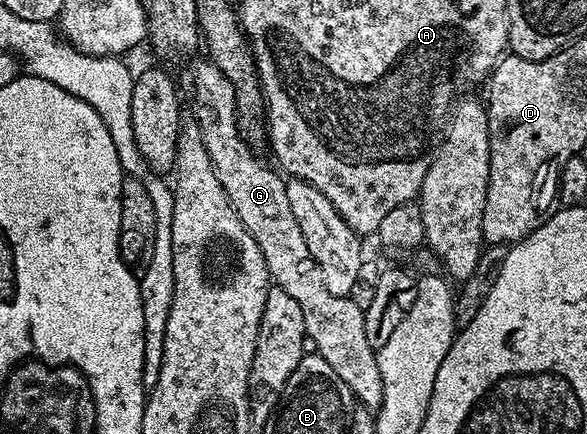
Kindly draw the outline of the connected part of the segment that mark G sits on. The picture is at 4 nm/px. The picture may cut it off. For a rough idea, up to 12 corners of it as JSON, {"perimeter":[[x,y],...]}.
{"perimeter":[[211,60],[192,74],[218,180],[306,338],[361,407],[382,378],[364,311],[326,288],[286,182],[240,133]]}

